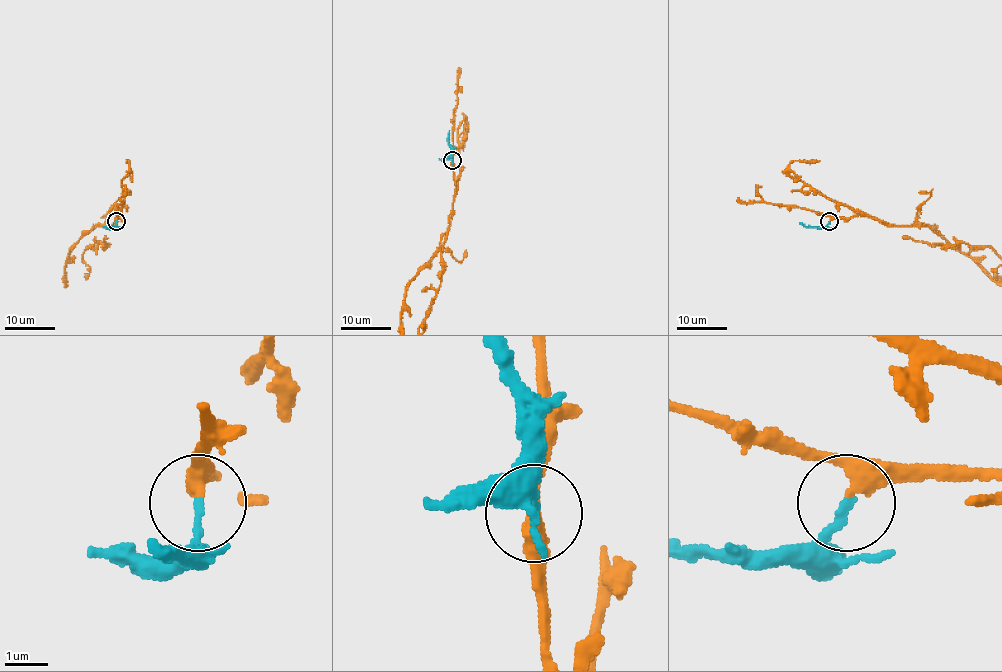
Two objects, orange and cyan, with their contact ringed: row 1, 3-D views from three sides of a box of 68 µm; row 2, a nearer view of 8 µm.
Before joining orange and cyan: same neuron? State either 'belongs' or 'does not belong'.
belongs

